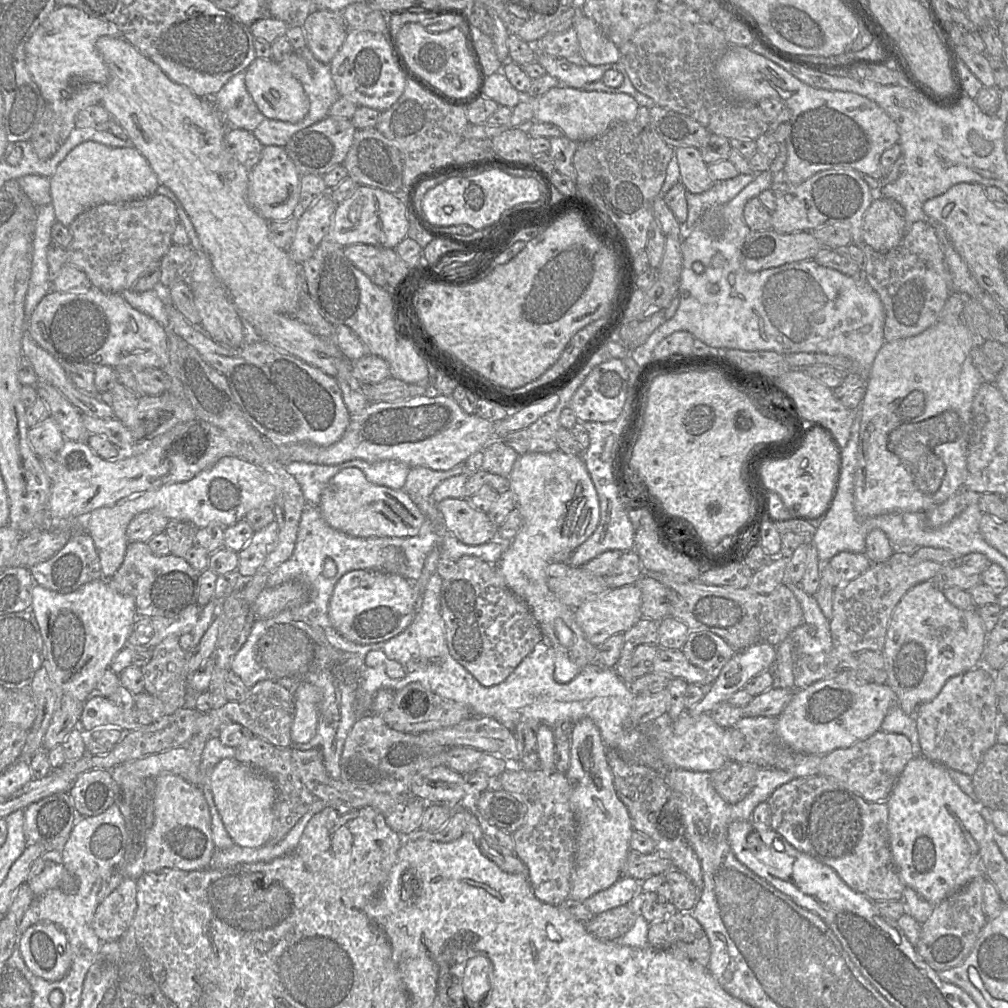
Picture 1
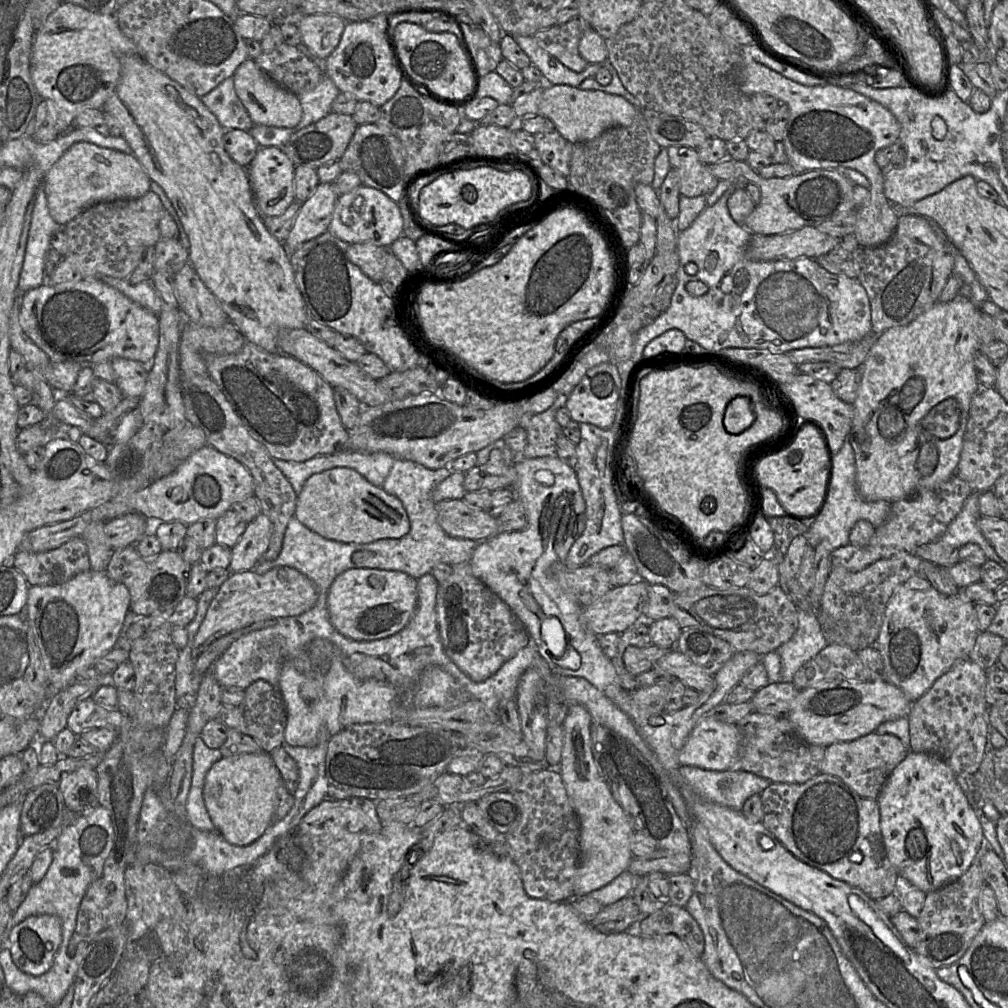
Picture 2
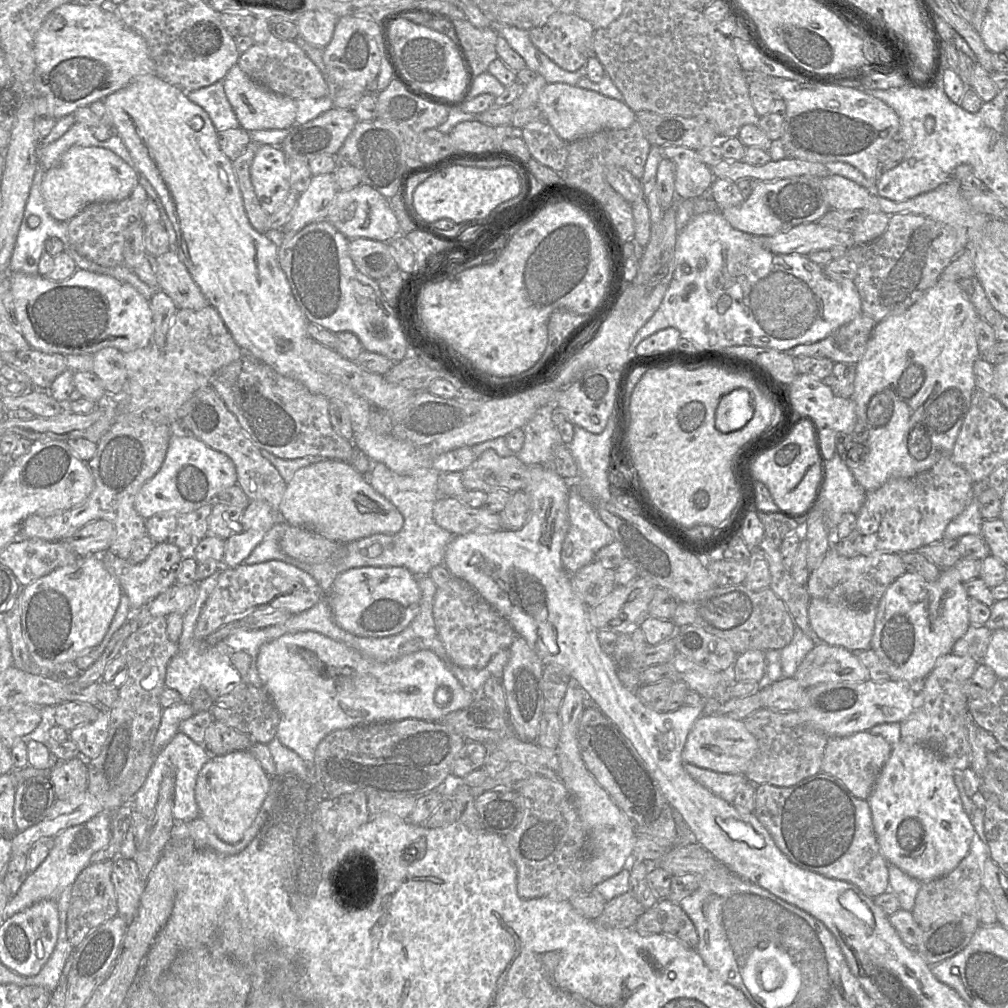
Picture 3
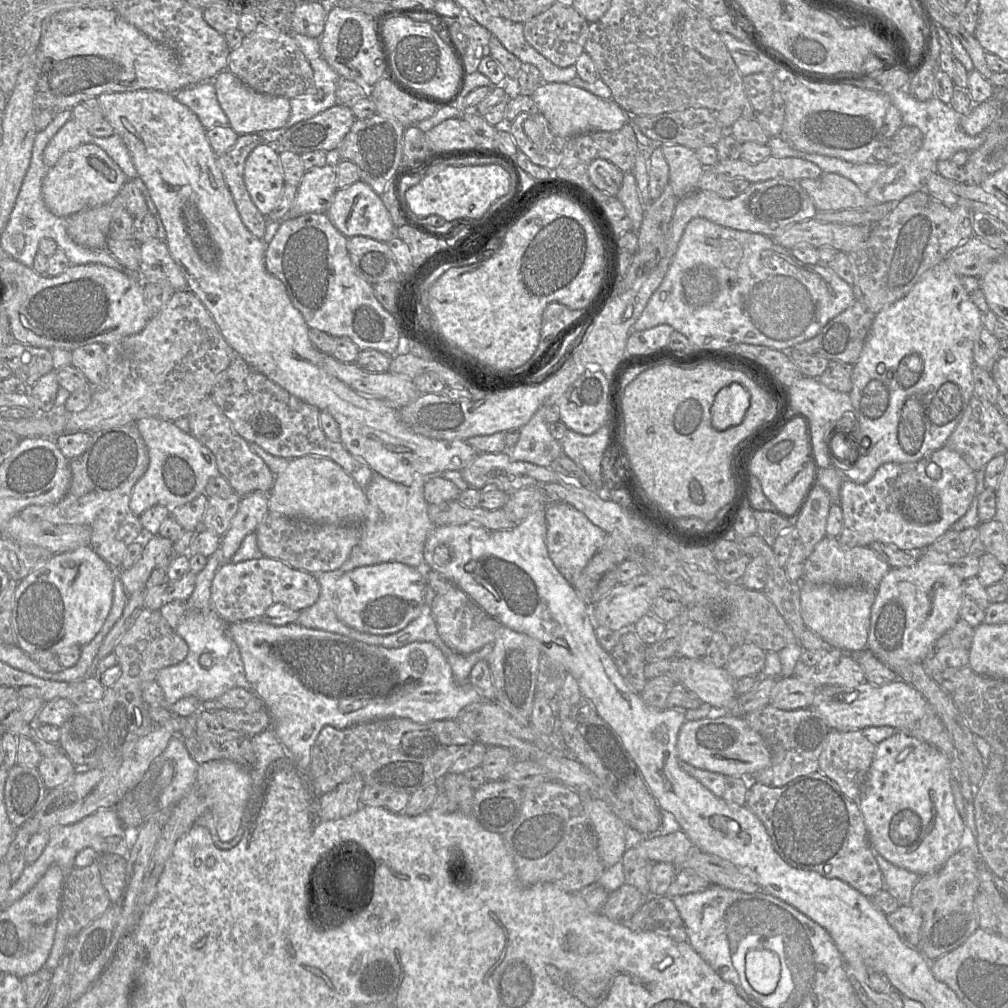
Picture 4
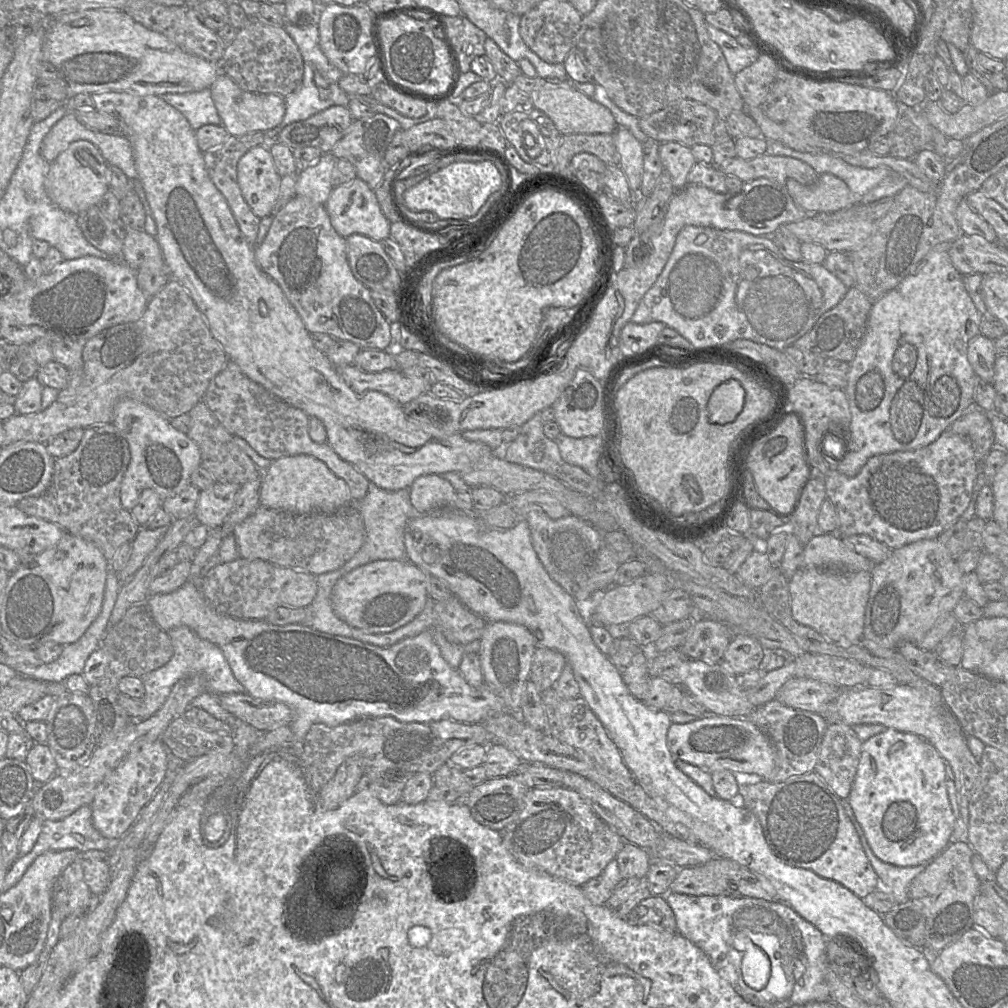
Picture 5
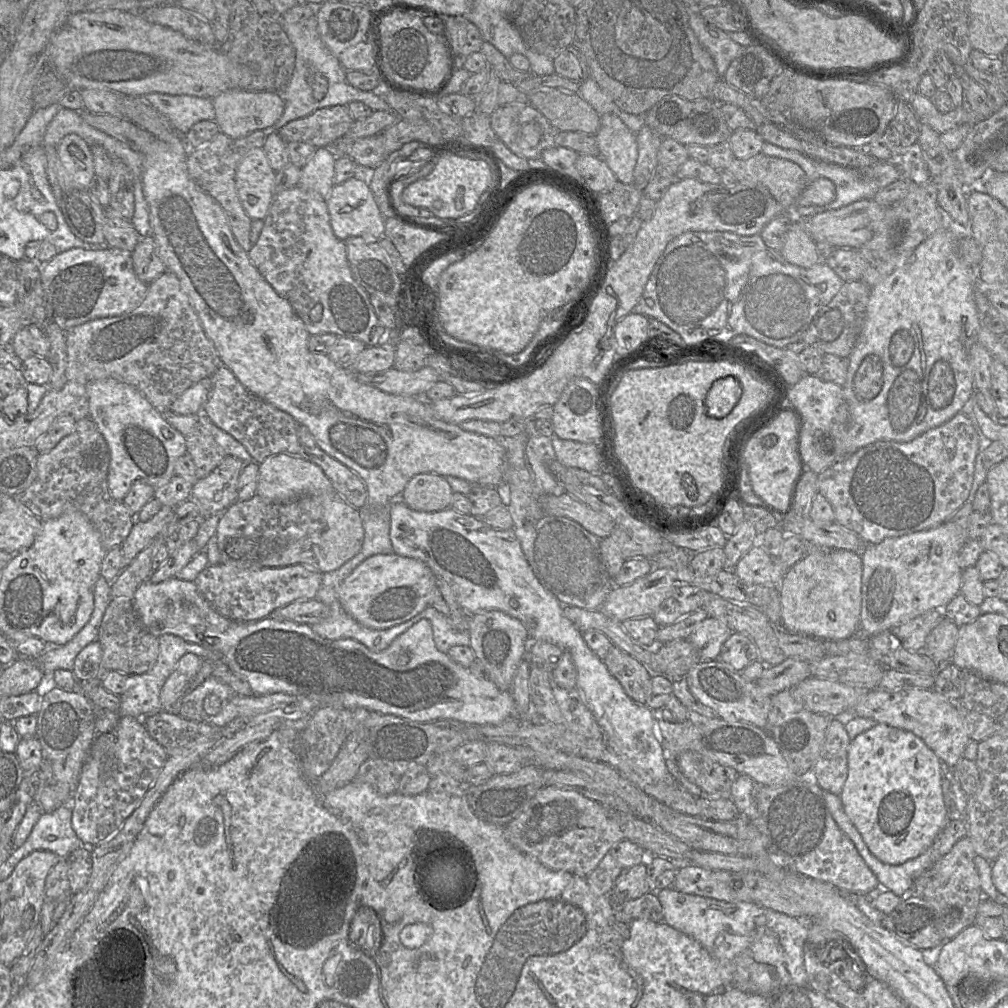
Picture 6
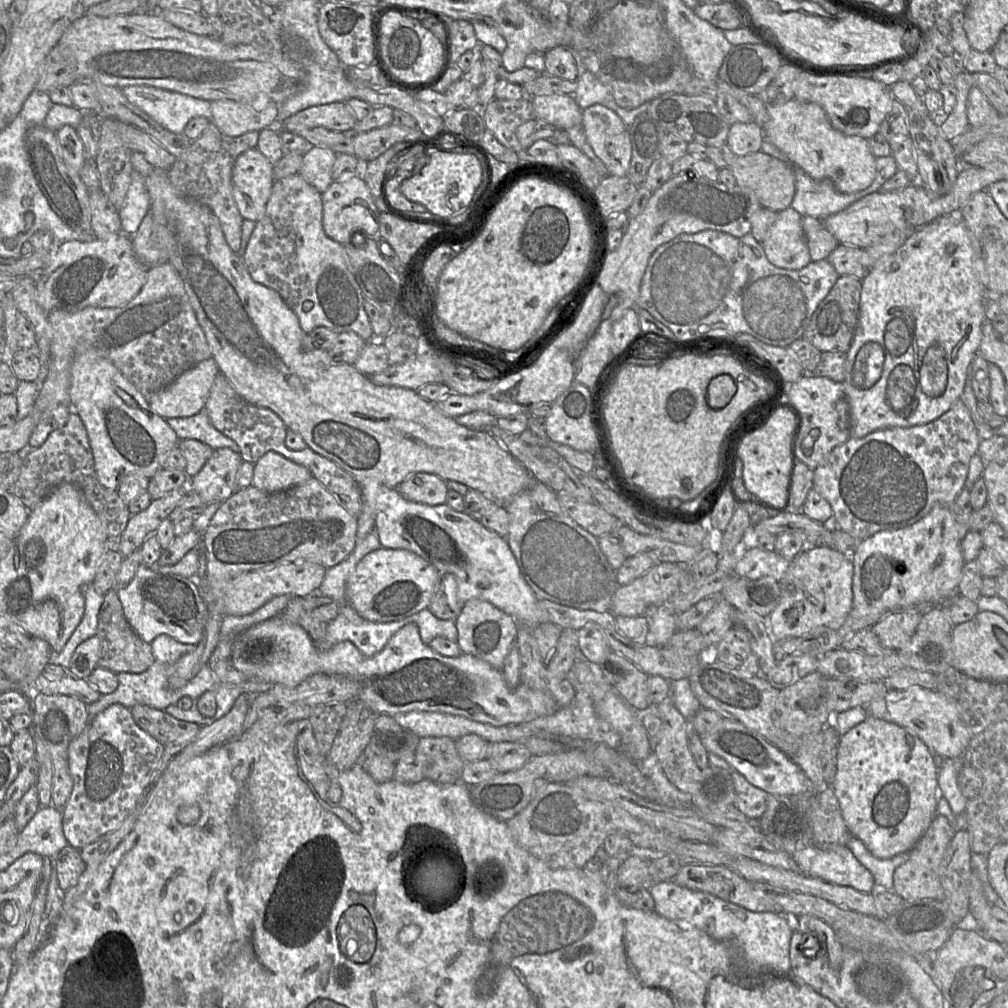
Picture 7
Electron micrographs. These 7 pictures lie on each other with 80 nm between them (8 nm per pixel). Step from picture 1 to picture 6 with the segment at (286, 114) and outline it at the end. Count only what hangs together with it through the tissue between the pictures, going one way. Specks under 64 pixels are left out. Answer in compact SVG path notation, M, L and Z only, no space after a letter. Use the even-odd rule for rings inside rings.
M231 89L212 98L215 122L220 132L231 138L241 138L254 131L270 131L284 111L284 101L280 92L249 91Z

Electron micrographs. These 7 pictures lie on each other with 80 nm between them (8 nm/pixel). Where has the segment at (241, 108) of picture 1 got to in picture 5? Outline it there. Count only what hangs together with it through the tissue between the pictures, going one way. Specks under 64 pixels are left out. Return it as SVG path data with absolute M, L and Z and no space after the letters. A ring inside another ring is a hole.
M210 87L196 92L165 94L162 98L180 111L194 130L207 124L221 124Z

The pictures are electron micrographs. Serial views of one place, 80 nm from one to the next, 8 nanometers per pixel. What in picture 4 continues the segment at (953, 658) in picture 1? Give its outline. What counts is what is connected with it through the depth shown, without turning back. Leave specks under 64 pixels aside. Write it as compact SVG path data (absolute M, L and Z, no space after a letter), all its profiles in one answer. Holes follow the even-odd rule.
M916 554L918 559L913 565L891 568L883 577L871 608L867 648L893 670L895 667L922 662L933 655L936 641L960 619L959 611L965 596L963 580L955 572L953 565L936 563L926 556Z

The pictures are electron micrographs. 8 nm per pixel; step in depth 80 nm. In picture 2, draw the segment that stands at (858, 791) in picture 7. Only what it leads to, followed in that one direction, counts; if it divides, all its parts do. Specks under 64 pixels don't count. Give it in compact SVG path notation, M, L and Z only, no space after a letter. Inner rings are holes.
M909 751L891 772L877 802L886 854L898 875L928 893L956 880L968 870L982 844L983 830L974 809L955 779L955 773L941 758Z

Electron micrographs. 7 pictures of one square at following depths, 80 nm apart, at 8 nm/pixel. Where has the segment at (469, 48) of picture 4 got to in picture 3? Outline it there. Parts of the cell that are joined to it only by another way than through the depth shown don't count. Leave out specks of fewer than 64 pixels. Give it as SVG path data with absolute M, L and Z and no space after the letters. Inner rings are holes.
M454 19L450 21L465 51L472 70L479 75L488 70L492 61L498 58L496 42L498 33L494 28L478 28L469 20Z

